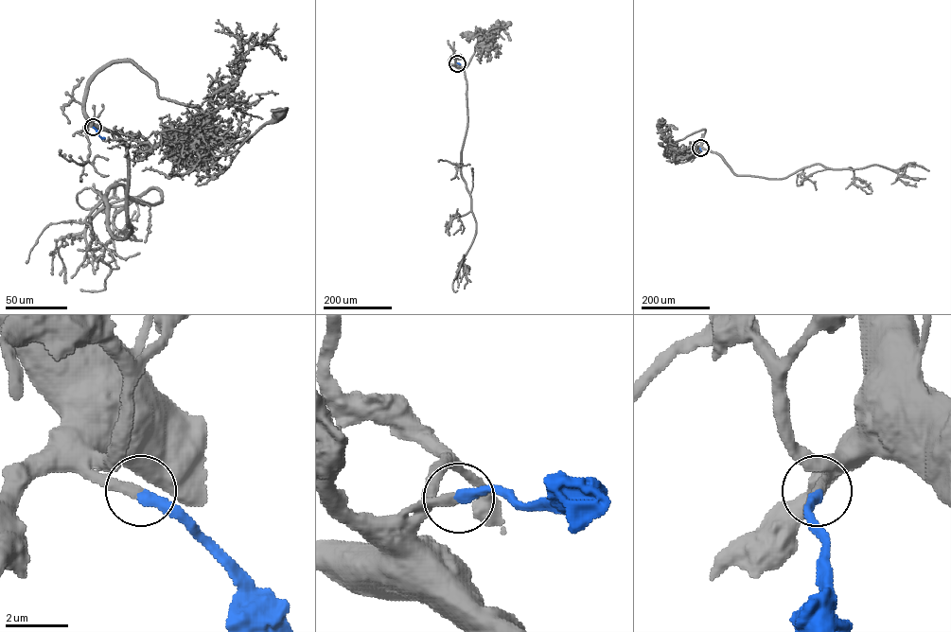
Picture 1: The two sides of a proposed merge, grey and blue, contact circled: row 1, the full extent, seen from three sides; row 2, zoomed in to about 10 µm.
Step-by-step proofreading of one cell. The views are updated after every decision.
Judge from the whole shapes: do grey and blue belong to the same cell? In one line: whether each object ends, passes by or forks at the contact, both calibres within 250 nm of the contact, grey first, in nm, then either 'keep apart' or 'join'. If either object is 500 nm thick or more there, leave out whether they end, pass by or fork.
grey ends; blue ends; calibres 320 and 400 nm; join

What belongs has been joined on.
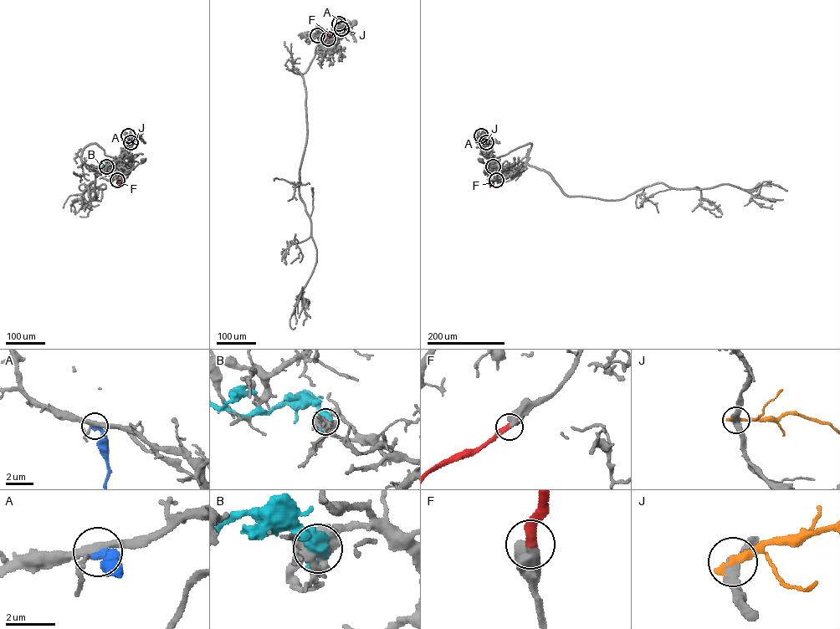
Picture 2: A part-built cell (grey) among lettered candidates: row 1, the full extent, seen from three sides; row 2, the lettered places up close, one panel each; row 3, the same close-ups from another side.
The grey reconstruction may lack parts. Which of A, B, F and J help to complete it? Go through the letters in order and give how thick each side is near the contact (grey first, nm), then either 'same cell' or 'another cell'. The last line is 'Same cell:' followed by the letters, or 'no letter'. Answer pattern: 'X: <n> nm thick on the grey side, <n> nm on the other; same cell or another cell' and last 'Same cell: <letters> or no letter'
A: 240 nm thick on the grey side, 400 nm on the other; another cell
B: 550 nm thick on the grey side, 750 nm on the other; another cell
F: 600 nm thick on the grey side, 400 nm on the other; same cell
J: 280 nm thick on the grey side, 280 nm on the other; another cell
Same cell: F

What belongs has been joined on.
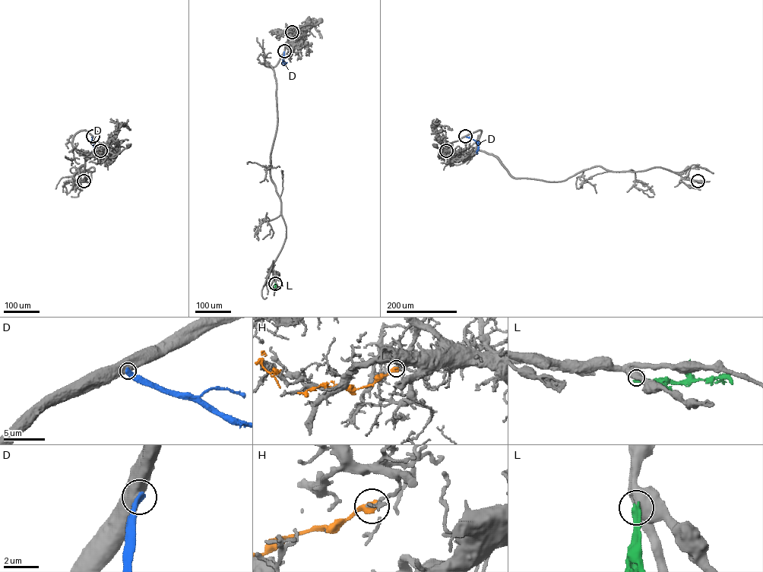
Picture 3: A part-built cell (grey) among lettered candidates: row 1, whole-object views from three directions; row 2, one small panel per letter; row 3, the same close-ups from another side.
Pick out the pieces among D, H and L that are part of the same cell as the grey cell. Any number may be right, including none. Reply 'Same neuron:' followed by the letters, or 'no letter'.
Same neuron: no letter

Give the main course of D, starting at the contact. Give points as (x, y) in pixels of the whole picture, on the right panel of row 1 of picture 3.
D: (465, 136), (478, 144), (478, 150), (473, 156)

